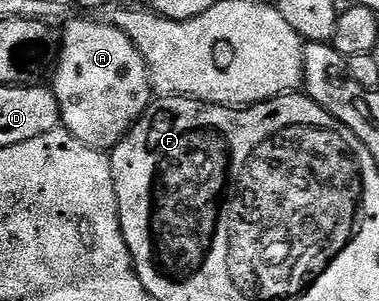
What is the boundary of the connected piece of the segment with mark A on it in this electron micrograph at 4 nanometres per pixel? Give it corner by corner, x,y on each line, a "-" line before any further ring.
93,17
73,19
65,24
67,27
62,31
62,52
58,55
58,68
54,71
54,83
52,82
53,93
62,106
62,127
89,147
109,152
133,129
134,124
150,107
150,70
137,44
118,27
111,23
100,23

